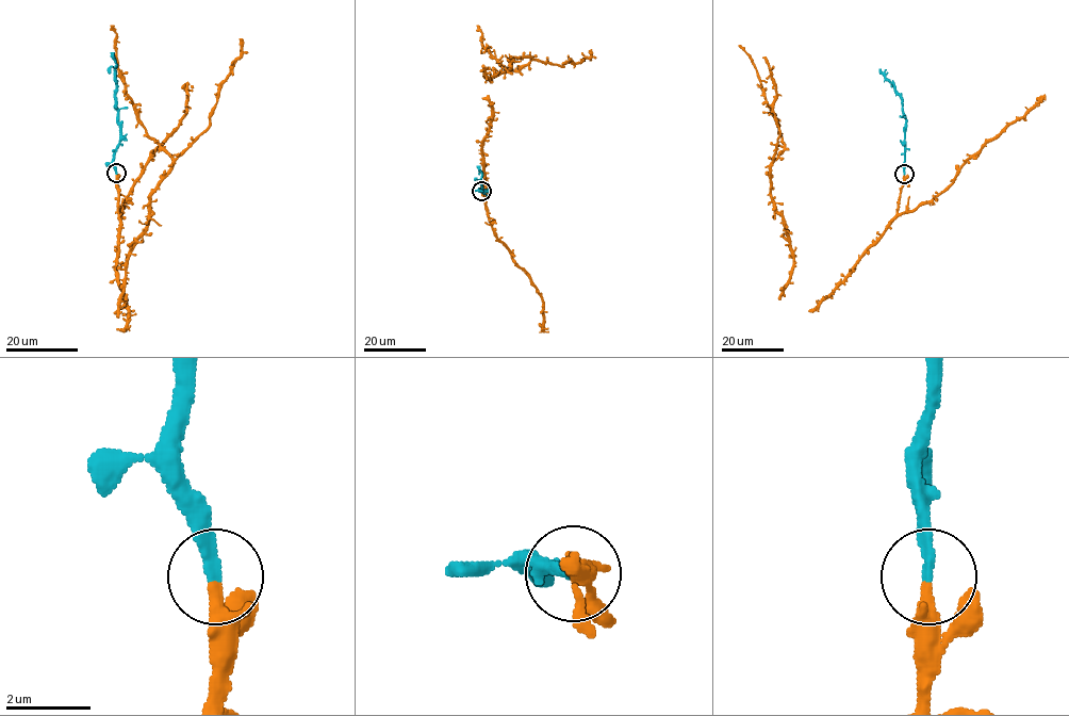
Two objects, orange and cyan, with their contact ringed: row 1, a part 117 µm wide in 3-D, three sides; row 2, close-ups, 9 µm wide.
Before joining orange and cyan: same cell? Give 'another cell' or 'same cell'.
same cell

